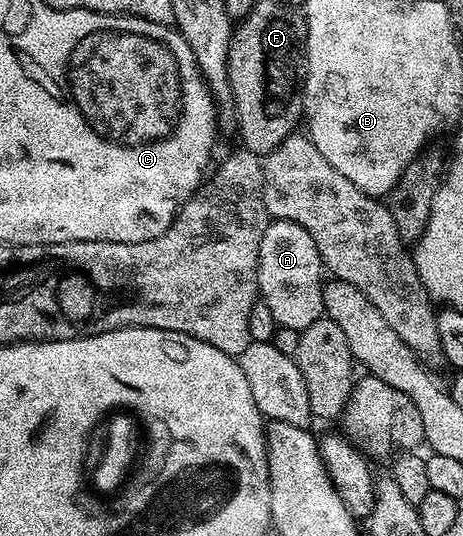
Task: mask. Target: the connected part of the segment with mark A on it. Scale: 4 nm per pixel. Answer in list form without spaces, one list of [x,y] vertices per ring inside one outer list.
[[[289,220],[268,221],[265,232],[261,236],[259,249],[259,298],[269,308],[276,326],[304,330],[313,324],[313,320],[324,317],[323,287],[325,285],[325,267],[317,252],[317,244],[313,244],[313,236],[301,228],[301,224],[293,224]]]

